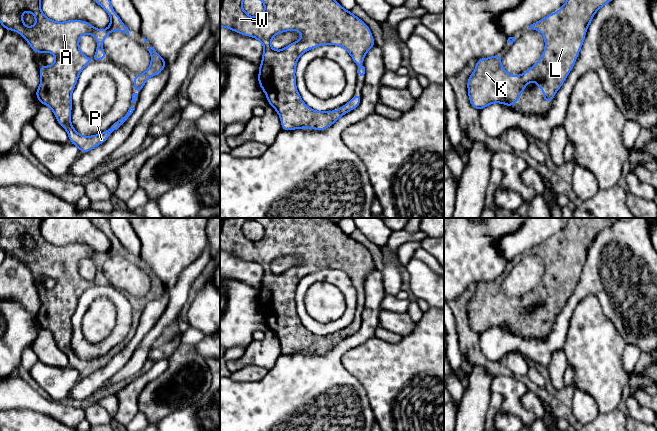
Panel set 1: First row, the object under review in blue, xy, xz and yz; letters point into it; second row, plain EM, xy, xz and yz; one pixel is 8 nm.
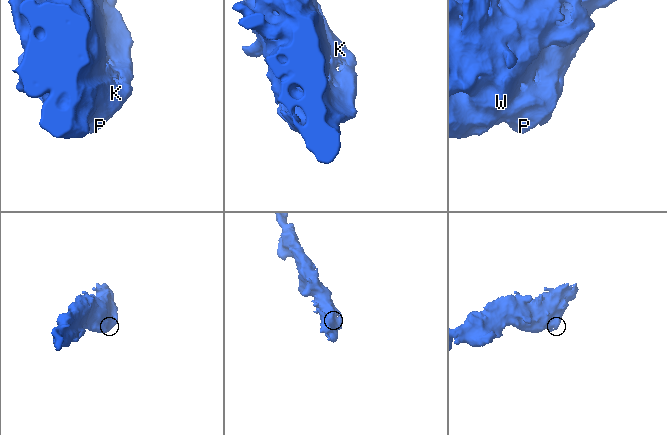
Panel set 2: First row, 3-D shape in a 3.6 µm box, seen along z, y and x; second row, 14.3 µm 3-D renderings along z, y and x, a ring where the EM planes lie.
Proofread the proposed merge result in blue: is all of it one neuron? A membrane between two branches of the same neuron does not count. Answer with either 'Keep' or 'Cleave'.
Keep

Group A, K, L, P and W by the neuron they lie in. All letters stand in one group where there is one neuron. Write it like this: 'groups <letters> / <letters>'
groups A K L P W

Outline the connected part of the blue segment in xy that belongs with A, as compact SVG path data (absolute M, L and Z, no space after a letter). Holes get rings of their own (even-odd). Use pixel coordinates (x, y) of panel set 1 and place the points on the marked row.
M0 0L0 23L3 28L17 31L36 54L48 52L56 56L53 65L40 65L41 82L35 94L40 104L52 109L58 124L68 133L69 142L77 146L81 153L87 153L104 143L135 110L131 106L127 114L109 129L93 136L80 135L71 124L71 95L81 71L92 60L106 59L103 40L111 32L121 31L129 35L129 29L113 9L110 0L94 1L110 16L111 23L104 30L96 29L82 20L53 21L43 14L41 0ZM25 11L34 15L36 23L33 27L24 24L22 14ZM83 34L96 38L97 48L93 58L85 56L79 48L79 38Z

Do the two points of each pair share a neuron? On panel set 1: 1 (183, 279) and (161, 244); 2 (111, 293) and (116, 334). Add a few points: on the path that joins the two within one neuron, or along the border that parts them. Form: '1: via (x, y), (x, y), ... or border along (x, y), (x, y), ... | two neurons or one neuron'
1: border along (196, 258), (182, 271), (174, 283), (167, 286) | two neurons
2: via (121, 303), (122, 324) | one neuron

